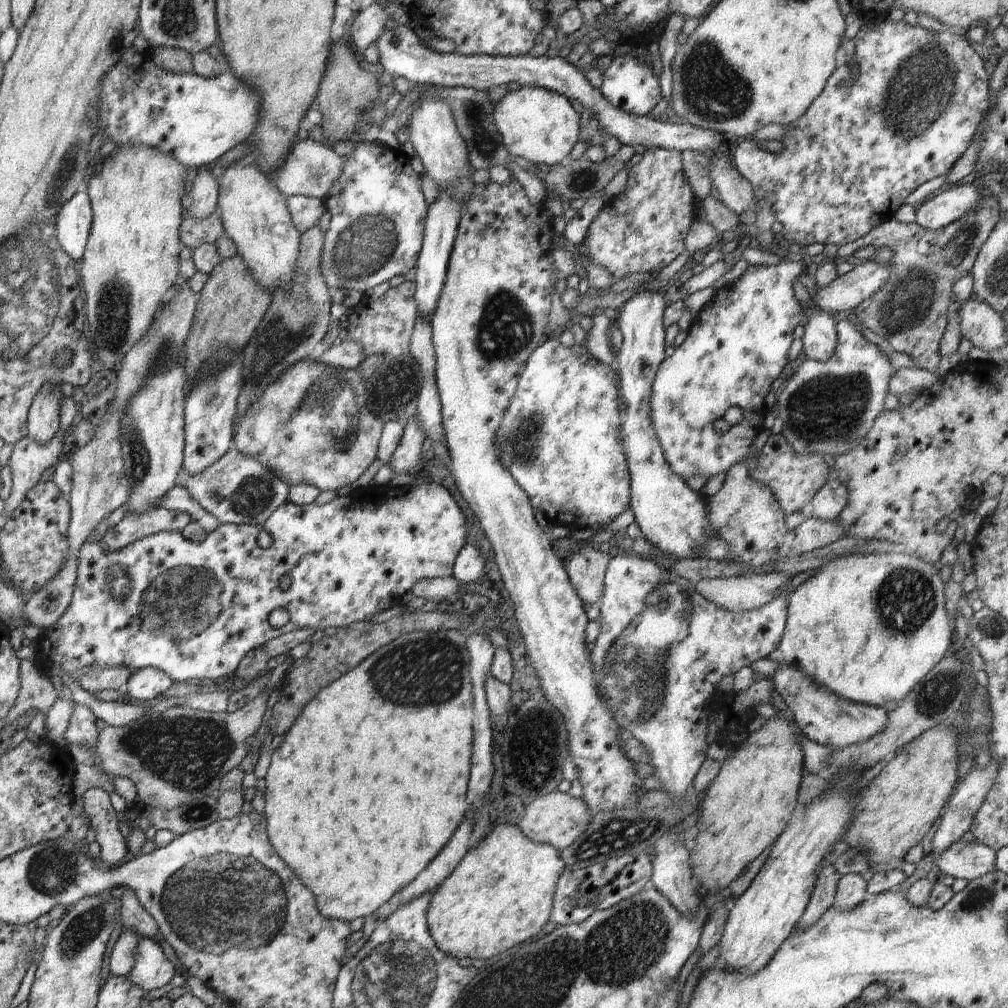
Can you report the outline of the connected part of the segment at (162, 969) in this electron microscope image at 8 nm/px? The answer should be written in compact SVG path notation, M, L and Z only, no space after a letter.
M140 935L134 954L134 966L127 975L130 982L149 991L166 986L176 974L176 966L166 958L160 944Z

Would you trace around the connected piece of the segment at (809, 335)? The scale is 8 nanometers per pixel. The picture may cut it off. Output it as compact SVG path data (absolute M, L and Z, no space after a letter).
M812 309L801 339L804 354L816 362L828 362L830 356L836 354L836 340L838 336L832 314Z

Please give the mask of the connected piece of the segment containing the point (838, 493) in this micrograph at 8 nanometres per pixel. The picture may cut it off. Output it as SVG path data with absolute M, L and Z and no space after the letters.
M829 480L810 503L813 518L826 521L836 520L848 504L846 486L838 480Z

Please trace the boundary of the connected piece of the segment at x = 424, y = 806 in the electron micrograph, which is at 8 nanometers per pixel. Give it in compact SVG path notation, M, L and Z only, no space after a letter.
M438 630L438 632L410 632L410 634L401 635L393 642L382 646L379 650L376 650L374 654L370 654L356 669L349 671L348 674L344 674L341 678L338 678L332 684L328 684L326 688L322 688L318 692L316 698L312 698L308 704L306 704L304 710L302 710L300 716L296 718L293 726L283 736L283 742L280 744L274 752L270 754L270 765L266 774L266 808L264 808L264 816L267 822L267 839L270 840L270 844L274 846L274 850L294 868L296 876L302 880L302 886L306 886L310 892L312 892L314 898L316 898L316 908L318 912L328 918L328 920L342 920L342 922L352 922L356 918L369 917L374 915L380 908L389 902L394 894L404 889L404 886L411 884L435 859L436 856L444 849L444 846L448 843L448 840L452 837L452 834L456 831L456 828L462 822L464 818L464 812L466 812L466 792L468 792L468 776L470 776L470 756L472 756L472 734L474 734L472 726L472 686L470 686L470 676L468 672L470 666L468 662L470 656L468 650L466 650L466 635L458 630Z

